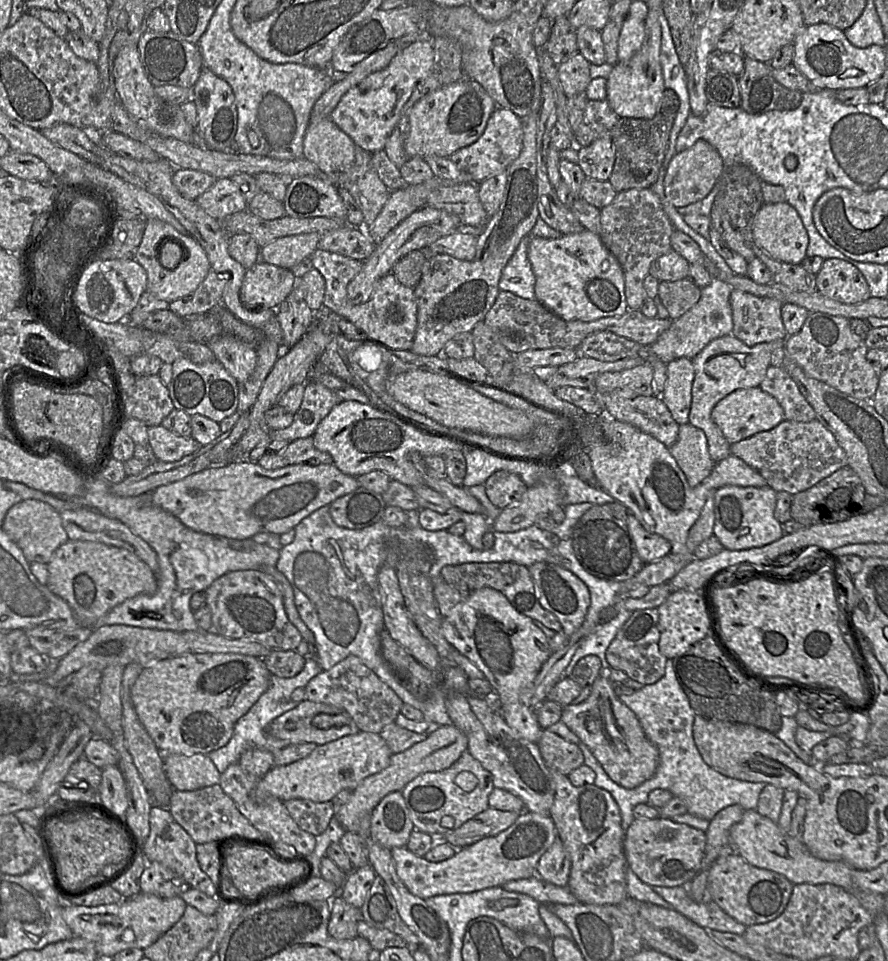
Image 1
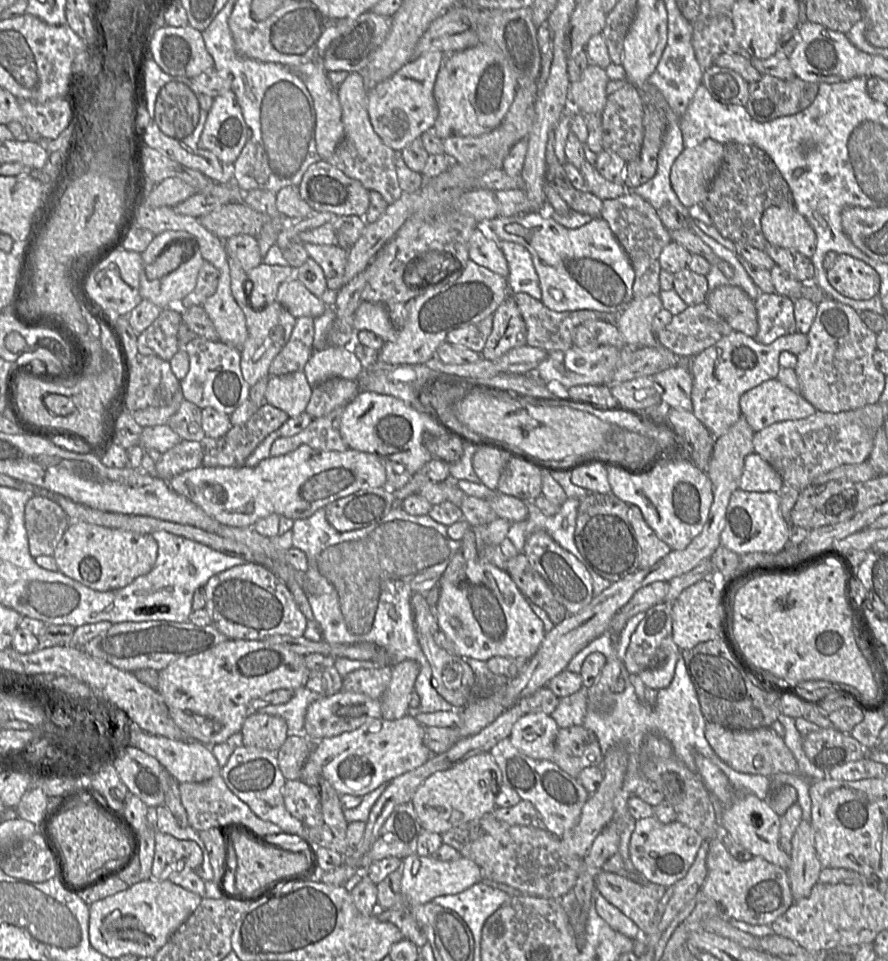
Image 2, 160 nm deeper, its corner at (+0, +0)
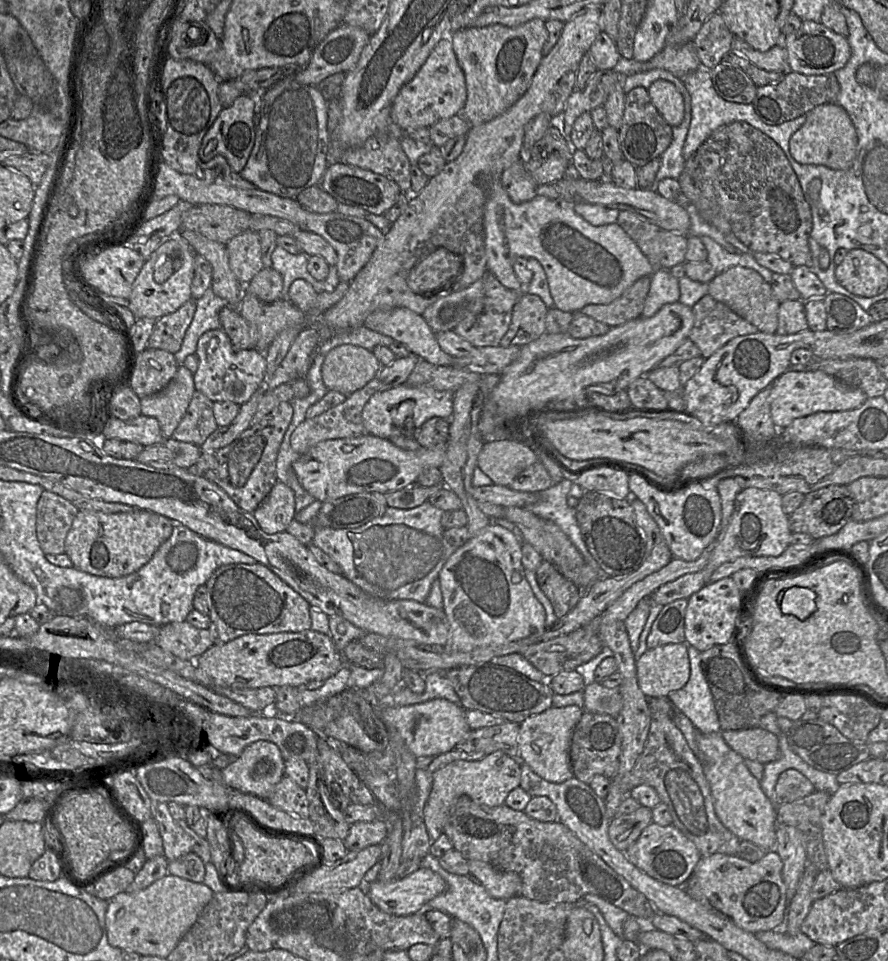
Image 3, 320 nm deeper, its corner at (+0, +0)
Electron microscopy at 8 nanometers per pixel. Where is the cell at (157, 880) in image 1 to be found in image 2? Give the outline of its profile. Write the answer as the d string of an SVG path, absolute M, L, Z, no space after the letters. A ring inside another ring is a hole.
M156 832L151 878L167 880L173 872L195 870L202 863L202 850L192 840L179 840Z

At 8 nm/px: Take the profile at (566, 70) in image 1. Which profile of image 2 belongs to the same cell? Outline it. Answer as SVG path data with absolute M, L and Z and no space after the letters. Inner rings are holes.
M589 63L579 80L569 86L570 106L582 114L600 115L606 105L609 81L605 69Z

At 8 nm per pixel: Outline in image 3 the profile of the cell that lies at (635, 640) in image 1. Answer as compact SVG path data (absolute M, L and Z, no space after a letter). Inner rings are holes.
M678 599L665 606L652 624L647 648L685 643L685 612L688 599Z

